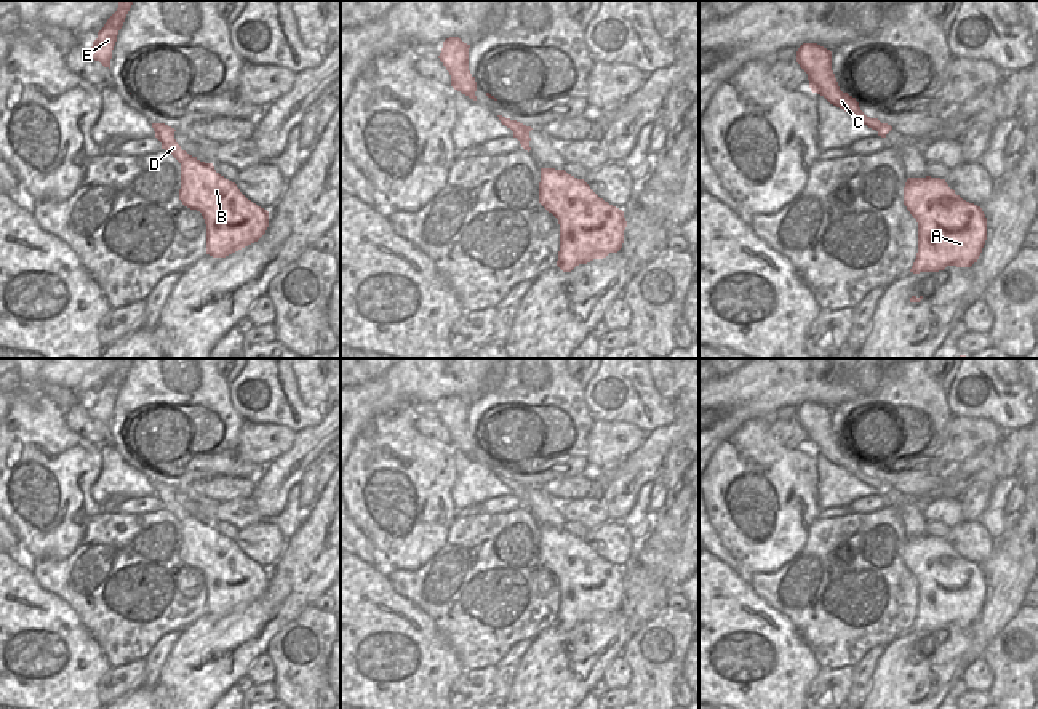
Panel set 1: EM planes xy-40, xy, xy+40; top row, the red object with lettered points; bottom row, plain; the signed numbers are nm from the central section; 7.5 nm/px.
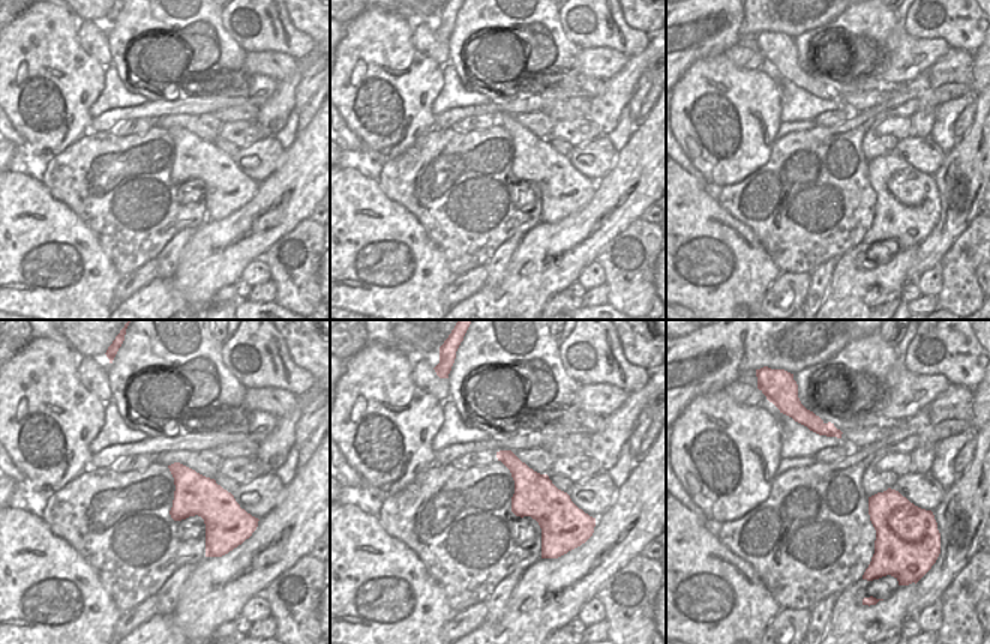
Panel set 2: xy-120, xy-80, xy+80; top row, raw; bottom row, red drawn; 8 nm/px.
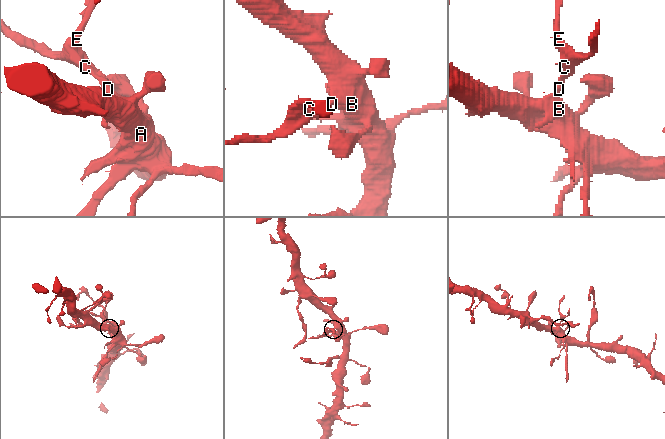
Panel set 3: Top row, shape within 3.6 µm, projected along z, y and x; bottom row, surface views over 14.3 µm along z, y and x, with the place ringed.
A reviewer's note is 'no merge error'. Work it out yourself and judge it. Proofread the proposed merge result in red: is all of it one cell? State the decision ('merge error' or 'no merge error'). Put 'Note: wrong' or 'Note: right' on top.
Note: right
no merge error

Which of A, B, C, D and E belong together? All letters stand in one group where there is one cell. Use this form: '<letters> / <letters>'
A B C D E

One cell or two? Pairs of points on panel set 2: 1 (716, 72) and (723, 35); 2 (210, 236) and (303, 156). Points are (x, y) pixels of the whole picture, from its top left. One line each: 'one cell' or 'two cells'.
1: two cells
2: one cell

